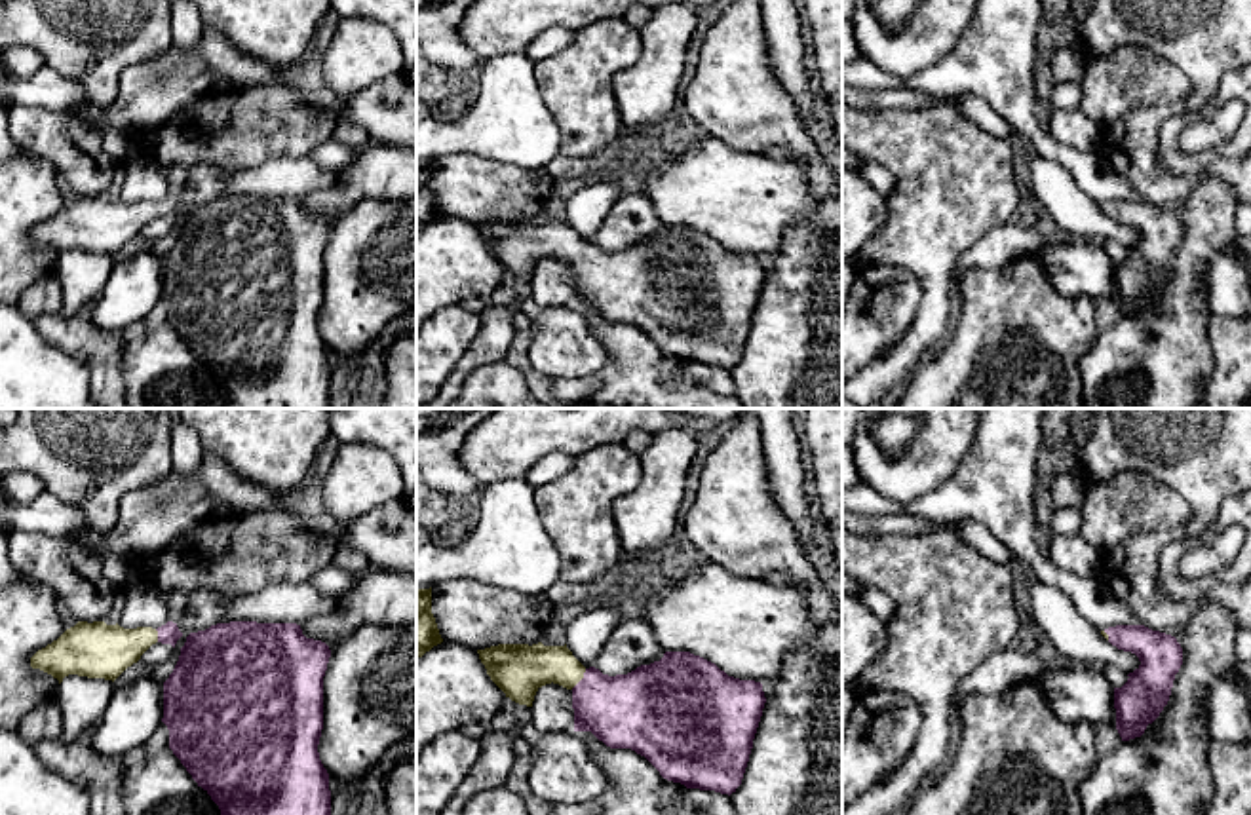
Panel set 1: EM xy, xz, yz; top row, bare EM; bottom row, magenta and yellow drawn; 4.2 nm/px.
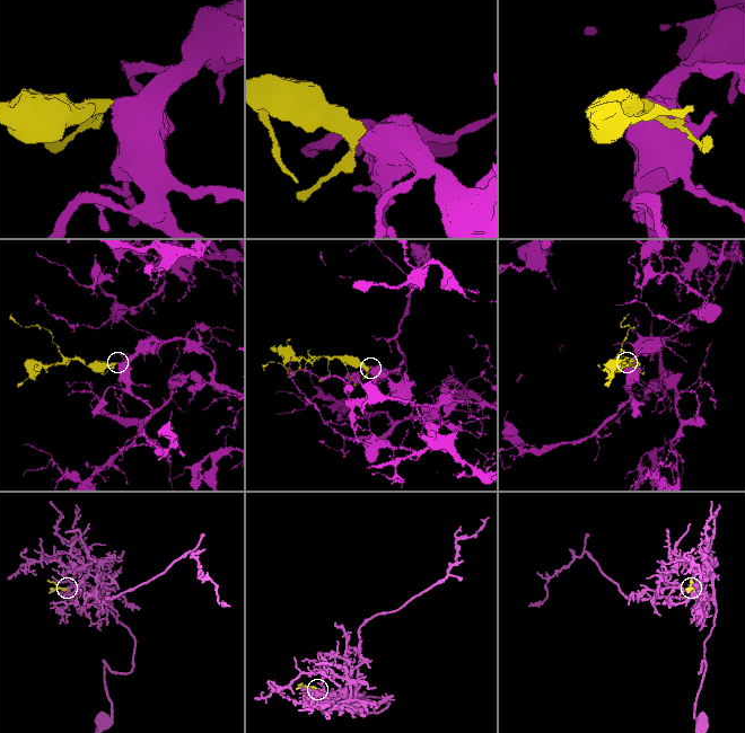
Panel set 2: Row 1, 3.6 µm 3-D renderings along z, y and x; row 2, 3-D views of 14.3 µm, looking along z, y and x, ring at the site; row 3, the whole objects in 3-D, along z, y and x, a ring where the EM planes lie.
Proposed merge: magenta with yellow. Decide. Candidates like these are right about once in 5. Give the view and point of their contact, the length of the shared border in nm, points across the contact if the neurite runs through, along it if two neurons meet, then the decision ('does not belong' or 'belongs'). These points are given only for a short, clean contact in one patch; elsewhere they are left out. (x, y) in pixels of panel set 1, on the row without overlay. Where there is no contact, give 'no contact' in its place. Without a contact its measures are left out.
meets magenta in xz at (582, 253); contact 110 nm long; runs through xz (632, 285), (611, 282), (582, 253), (565, 244), (525, 244); belongs

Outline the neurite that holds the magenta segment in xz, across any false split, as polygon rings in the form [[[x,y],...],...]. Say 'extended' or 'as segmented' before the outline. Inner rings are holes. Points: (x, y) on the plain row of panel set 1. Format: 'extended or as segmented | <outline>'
extended | [[[498,218],[477,228],[491,255],[519,279],[532,281],[536,266],[551,256],[570,264],[574,306],[591,306],[610,323],[635,325],[667,355],[728,370],[741,359],[766,277],[760,256],[728,251],[690,226],[665,226],[660,236],[616,251],[586,243],[567,218]]]

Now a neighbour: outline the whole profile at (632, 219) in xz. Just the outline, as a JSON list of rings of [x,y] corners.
[[[643,192],[624,194],[606,215],[595,243],[608,251],[627,249],[641,239],[660,236],[664,228]]]

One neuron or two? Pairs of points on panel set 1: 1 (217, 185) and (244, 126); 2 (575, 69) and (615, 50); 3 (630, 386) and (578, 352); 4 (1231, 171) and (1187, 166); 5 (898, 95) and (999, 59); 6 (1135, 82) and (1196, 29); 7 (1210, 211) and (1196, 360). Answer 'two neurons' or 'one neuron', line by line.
1: two neurons
2: one neuron
3: two neurons
4: two neurons
5: two neurons
6: two neurons
7: one neuron

